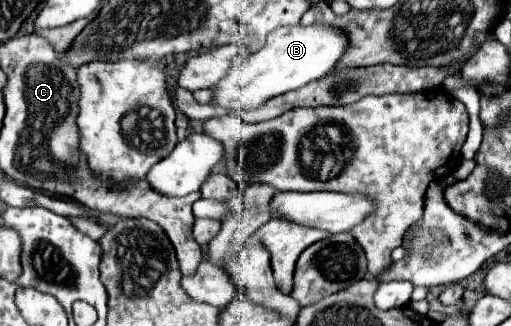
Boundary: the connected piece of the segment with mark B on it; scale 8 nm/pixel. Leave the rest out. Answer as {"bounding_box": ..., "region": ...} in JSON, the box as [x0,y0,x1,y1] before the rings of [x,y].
{"bounding_box":[212,25,348,111],"region":[[[296,25],[280,27],[268,35],[266,45],[250,55],[234,59],[226,79],[220,79],[212,89],[212,105],[232,111],[252,111],[268,99],[294,91],[310,81],[326,77],[348,47],[346,35],[334,25]]]}

